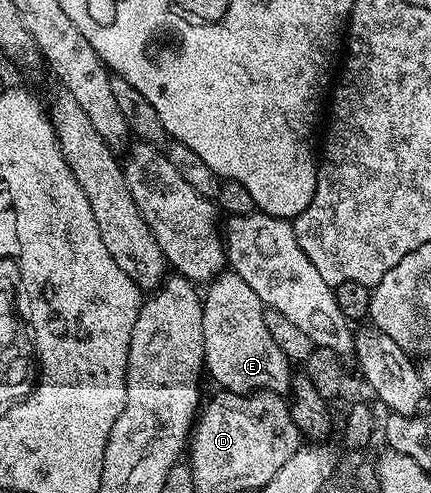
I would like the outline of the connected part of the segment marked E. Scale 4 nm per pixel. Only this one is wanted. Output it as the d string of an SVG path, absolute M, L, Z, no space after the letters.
M221 273L207 284L202 295L204 312L204 365L217 388L246 395L254 391L289 390L294 374L290 360L278 349L270 329L266 329L264 302L234 273Z

